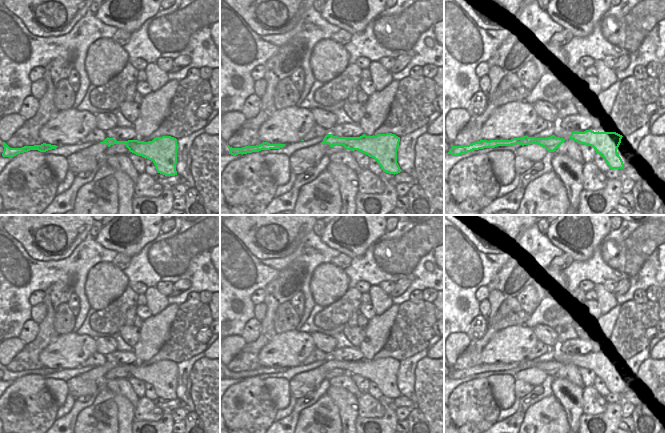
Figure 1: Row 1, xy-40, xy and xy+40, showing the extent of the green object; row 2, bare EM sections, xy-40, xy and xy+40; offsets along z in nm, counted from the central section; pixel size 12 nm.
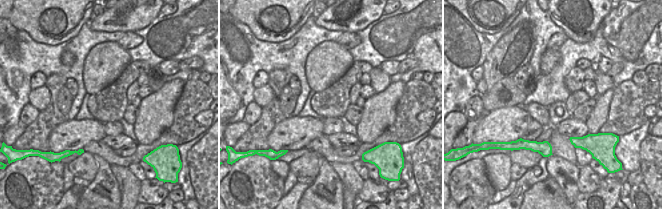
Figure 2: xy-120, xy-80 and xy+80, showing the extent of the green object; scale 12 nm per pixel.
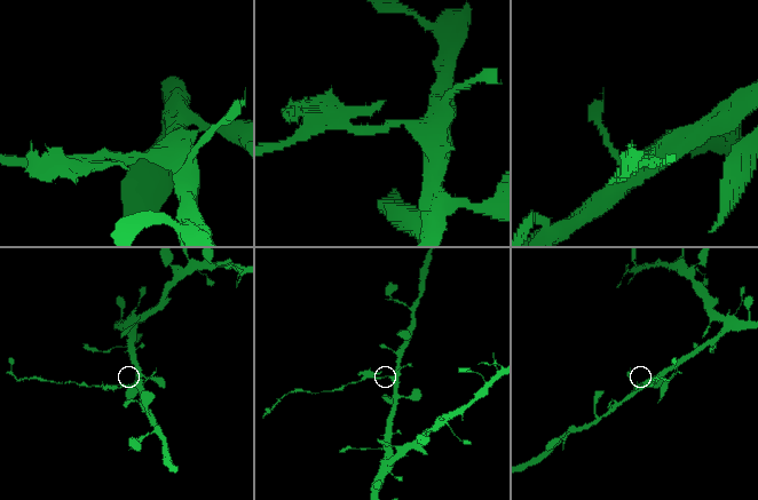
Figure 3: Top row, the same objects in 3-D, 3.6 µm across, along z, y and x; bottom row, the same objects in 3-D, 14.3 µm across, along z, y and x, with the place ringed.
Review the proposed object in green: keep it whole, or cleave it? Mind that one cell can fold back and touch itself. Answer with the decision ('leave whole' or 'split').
split

